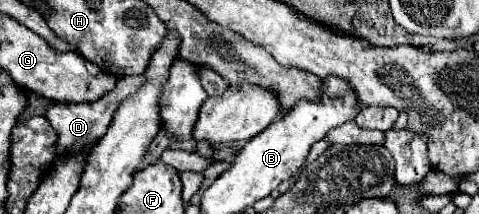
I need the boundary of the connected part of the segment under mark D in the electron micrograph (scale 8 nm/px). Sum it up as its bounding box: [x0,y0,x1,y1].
[46,75,146,163]

